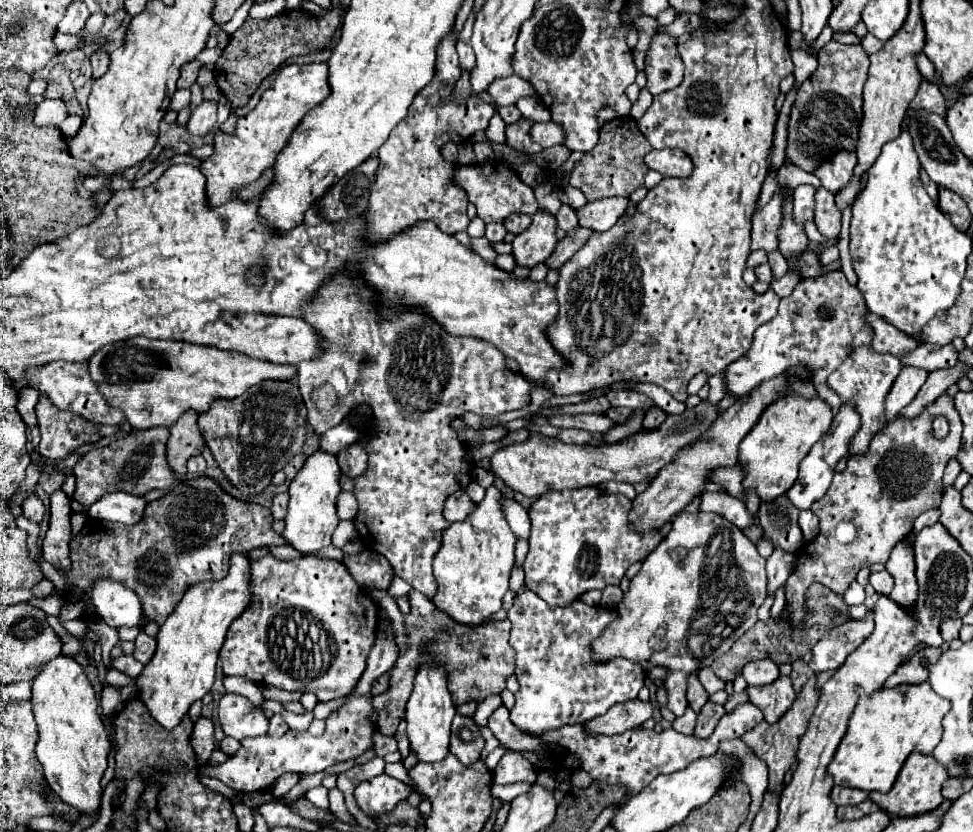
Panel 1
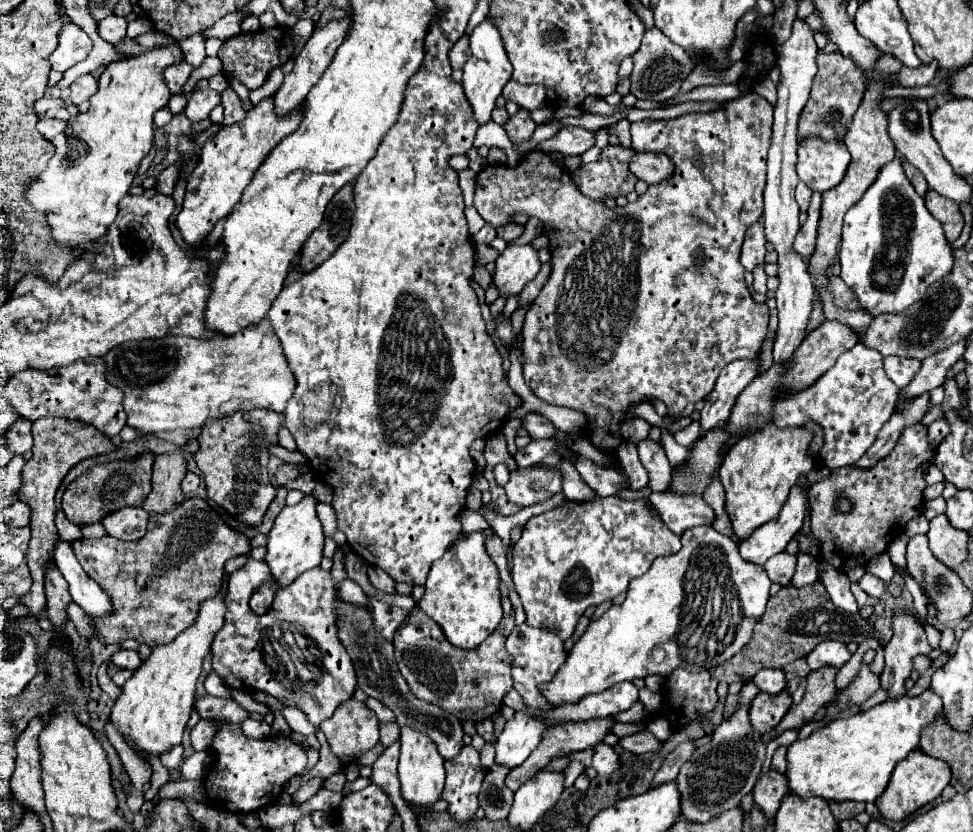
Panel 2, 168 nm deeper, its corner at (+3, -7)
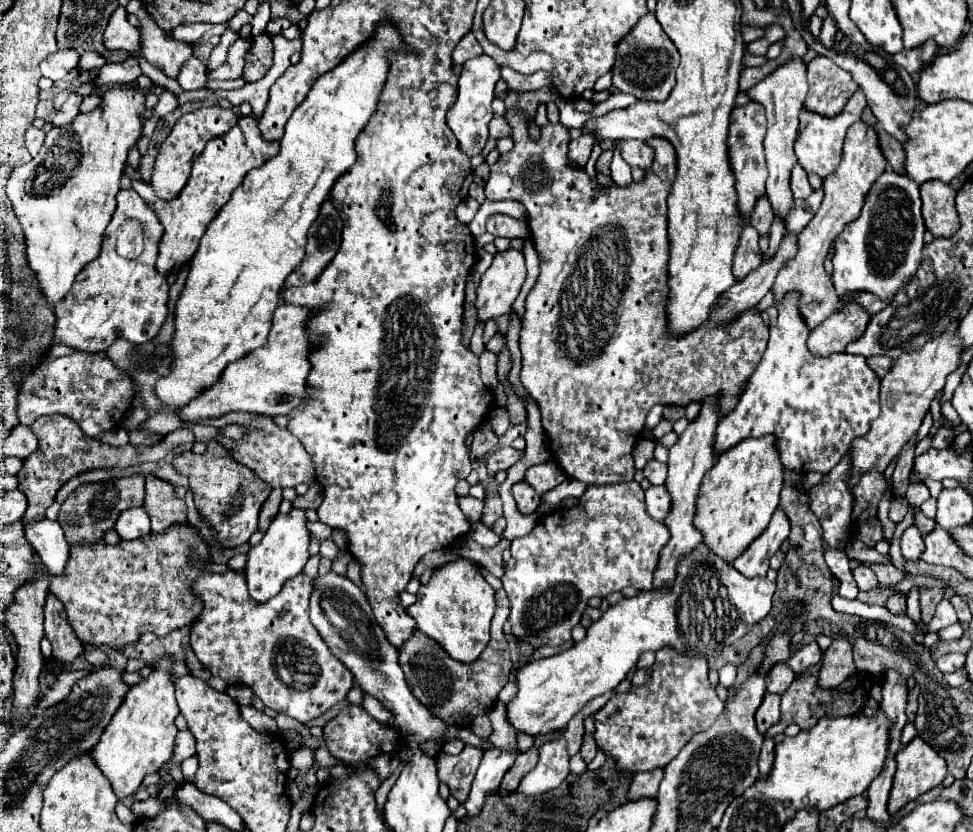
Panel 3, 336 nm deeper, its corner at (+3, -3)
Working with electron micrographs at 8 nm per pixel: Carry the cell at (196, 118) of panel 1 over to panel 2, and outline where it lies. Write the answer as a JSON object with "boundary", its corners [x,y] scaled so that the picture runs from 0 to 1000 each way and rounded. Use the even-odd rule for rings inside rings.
{"boundary":[[[207,106],[207,108],[200,108],[194,118],[194,125],[190,130],[190,139],[202,149],[202,147],[209,147],[211,142],[215,142],[215,135],[227,125],[227,113],[217,108],[217,106]]]}

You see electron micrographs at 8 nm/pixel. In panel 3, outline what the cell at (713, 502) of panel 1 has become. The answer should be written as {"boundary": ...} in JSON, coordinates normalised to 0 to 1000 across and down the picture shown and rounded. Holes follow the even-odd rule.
{"boundary":[[[667,584],[663,589],[663,613],[671,625],[681,625],[690,611],[690,596],[686,596],[683,584]]]}

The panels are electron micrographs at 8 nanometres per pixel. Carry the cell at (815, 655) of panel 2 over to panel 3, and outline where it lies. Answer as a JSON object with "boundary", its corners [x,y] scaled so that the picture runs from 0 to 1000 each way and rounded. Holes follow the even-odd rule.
{"boundary":[[[834,772],[834,774],[821,779],[819,784],[815,784],[813,791],[809,793],[809,800],[811,800],[817,810],[825,810],[831,800],[842,798],[844,786],[846,786],[846,784],[844,784],[842,774],[840,774],[840,772]]]}

